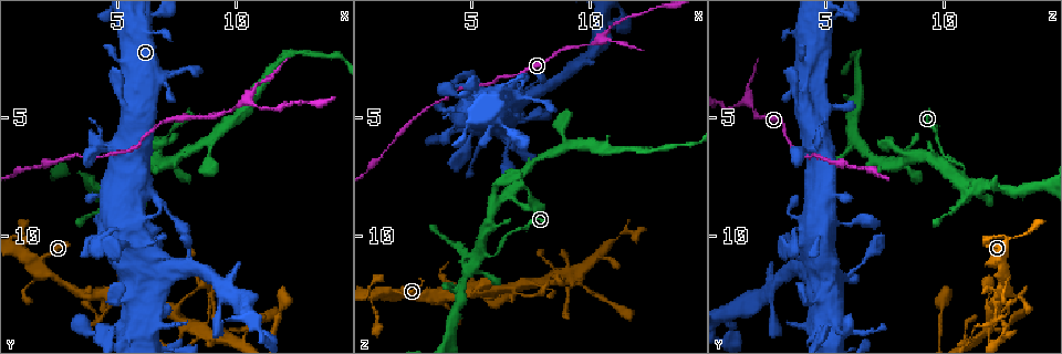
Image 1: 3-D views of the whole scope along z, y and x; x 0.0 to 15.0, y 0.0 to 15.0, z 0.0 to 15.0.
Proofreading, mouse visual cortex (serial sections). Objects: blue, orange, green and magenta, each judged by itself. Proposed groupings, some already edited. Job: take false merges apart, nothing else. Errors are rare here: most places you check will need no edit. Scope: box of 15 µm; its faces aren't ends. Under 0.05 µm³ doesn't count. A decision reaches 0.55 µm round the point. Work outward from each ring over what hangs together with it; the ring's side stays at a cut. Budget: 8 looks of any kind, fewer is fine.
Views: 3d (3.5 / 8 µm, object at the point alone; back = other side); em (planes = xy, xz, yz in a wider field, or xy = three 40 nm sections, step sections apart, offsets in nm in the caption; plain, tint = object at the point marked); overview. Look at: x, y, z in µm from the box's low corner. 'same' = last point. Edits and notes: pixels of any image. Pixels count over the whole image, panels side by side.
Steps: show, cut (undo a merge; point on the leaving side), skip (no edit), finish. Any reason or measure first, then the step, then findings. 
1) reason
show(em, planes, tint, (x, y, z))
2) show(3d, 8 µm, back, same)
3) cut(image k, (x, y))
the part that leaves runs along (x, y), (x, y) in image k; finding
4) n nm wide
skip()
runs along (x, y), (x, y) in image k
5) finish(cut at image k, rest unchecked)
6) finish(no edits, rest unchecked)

thick turns thin
show(3d, 3.5 µm, (4.6, 13.2, 12.2))

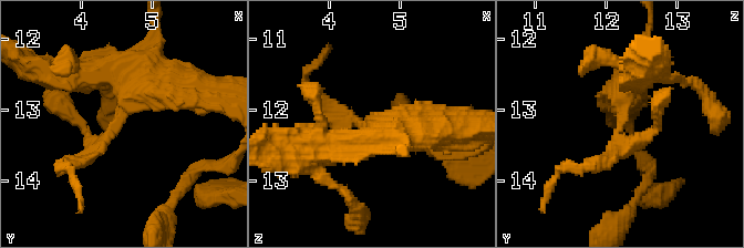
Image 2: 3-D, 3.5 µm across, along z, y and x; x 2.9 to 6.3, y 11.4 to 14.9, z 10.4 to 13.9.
show(em, xy, step 3, tint, (4.50, 13.20, 12.20))

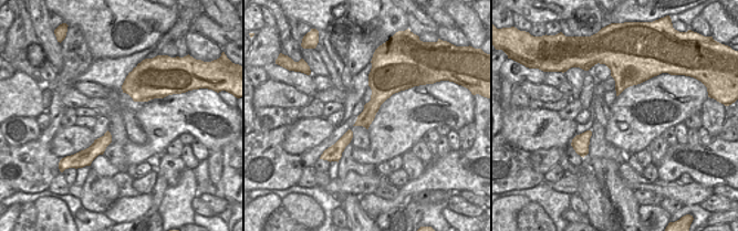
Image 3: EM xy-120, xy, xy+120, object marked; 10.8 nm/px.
skip()
runs along (638, 71), (616, 153), (592, 163) in image 2; continuous, no second cell

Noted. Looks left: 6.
a fork
show(3d, 3.5 µm, (6.5, 13.0, 12.3))

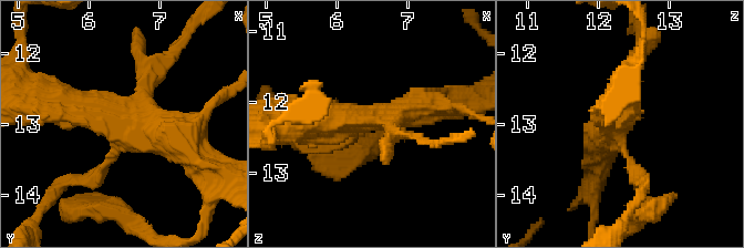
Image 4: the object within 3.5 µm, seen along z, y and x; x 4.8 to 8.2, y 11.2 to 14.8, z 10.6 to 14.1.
show(em, xy, step 5, tint, (6.55, 13.05, 12.20))

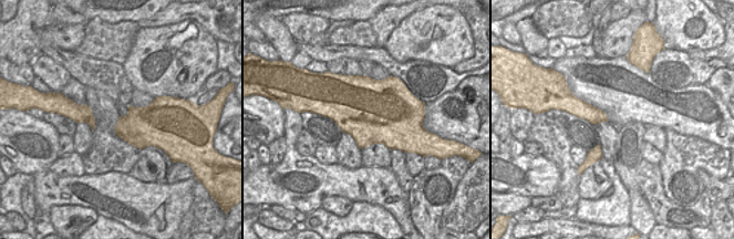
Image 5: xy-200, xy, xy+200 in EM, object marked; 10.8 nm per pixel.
arms of 150, 150, 400, 400 nm
skip()
runs along (55, 99), (188, 153) in image 4; continuous, no second cell

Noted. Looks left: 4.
four or more arms meet
show(3d, 3.5 µm, (8.7, 14.0, 11.8))

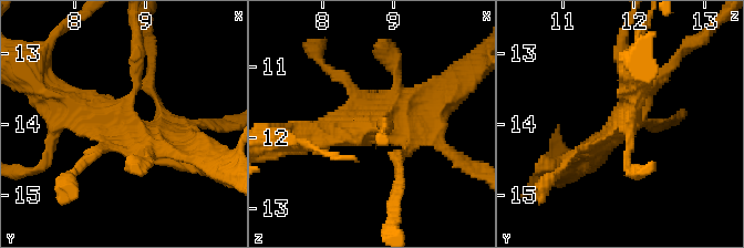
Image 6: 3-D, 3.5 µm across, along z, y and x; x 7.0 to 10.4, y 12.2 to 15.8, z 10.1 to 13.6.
shape alone is not enough
show(em, xy, step 1, plain, (8.75, 14.00, 11.85))

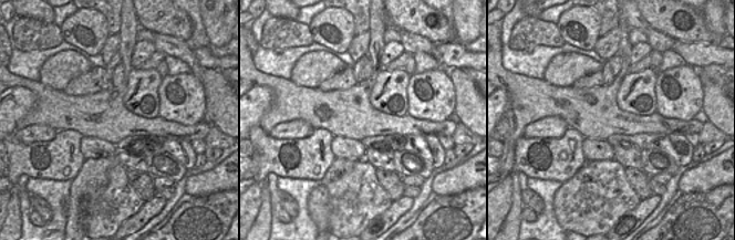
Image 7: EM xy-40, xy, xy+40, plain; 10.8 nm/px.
with the object marked
show(em, xy, step 1, tint, same)

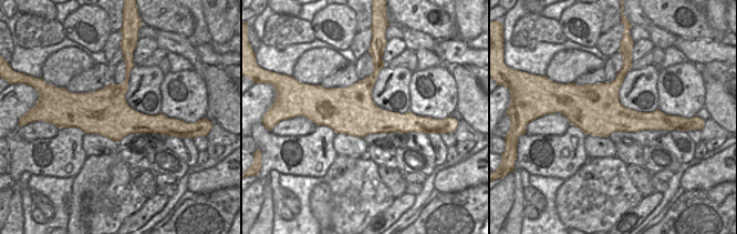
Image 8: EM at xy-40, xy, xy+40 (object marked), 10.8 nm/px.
skip()
runs along (60, 99), (182, 154) in image 6; all the same cell

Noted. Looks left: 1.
finish(no edits, rest unchecked)

